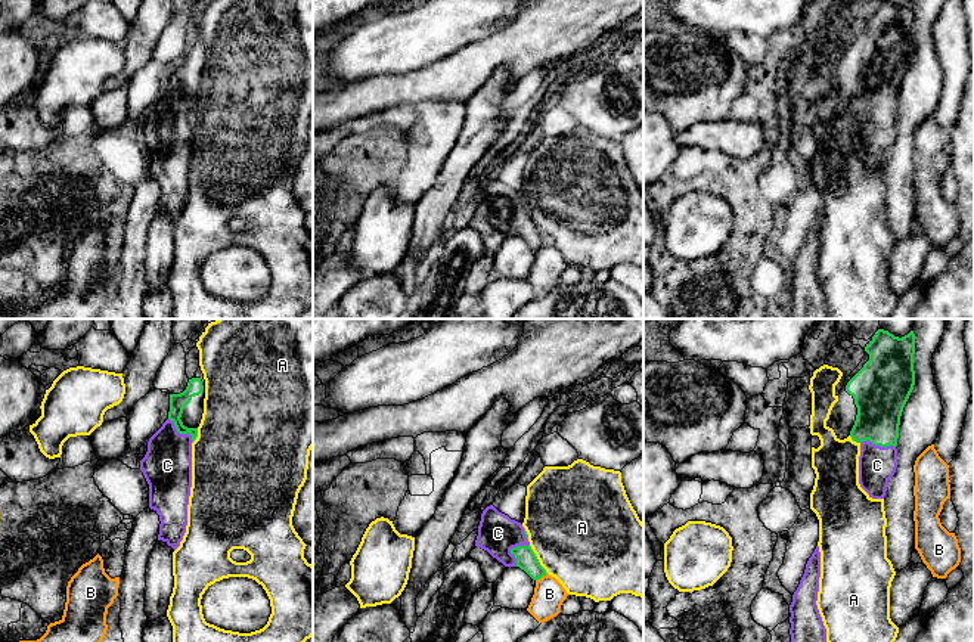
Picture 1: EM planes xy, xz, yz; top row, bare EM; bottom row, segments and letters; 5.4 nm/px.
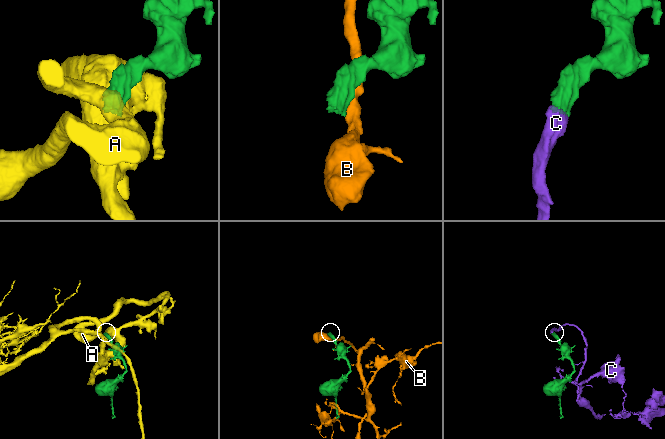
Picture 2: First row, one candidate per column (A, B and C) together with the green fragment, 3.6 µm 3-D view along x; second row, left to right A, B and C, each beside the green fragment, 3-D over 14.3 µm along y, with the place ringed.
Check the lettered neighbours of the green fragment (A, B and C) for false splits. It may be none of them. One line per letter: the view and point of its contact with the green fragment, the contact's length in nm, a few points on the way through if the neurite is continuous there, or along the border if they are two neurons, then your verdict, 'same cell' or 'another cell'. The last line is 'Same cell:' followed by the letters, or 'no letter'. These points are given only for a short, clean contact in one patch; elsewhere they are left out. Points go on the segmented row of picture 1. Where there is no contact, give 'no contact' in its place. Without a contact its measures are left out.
A: meets green in xz at (537, 560); contact 190 nm long; another cell
B: meets green in xz at (540, 577); contact 80 nm long; another cell
C: meets green in xz at (511, 549); contact 150 nm long; runs through xz (526, 558), (511, 549), (498, 533); same cell
Same cell: C

